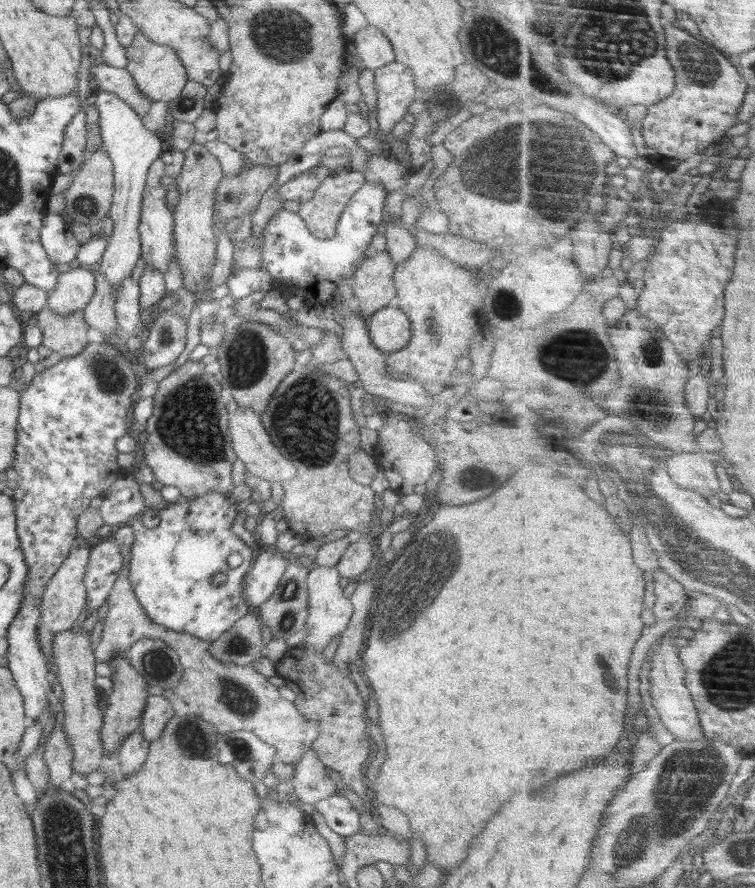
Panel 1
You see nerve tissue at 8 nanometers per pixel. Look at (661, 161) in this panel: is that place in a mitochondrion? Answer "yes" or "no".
no

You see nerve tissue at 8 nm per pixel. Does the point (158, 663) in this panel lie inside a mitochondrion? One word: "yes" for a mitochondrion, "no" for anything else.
yes

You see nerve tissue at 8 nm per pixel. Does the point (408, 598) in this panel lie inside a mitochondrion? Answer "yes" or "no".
yes

